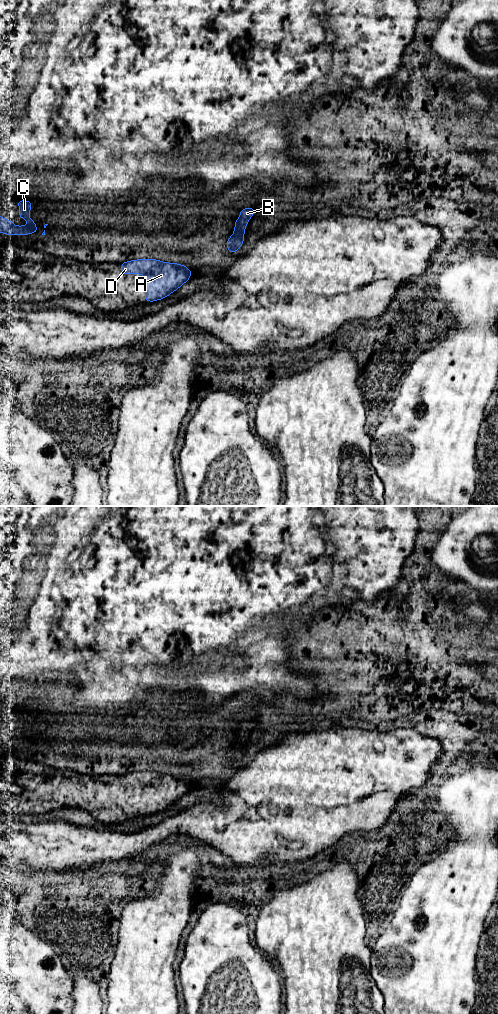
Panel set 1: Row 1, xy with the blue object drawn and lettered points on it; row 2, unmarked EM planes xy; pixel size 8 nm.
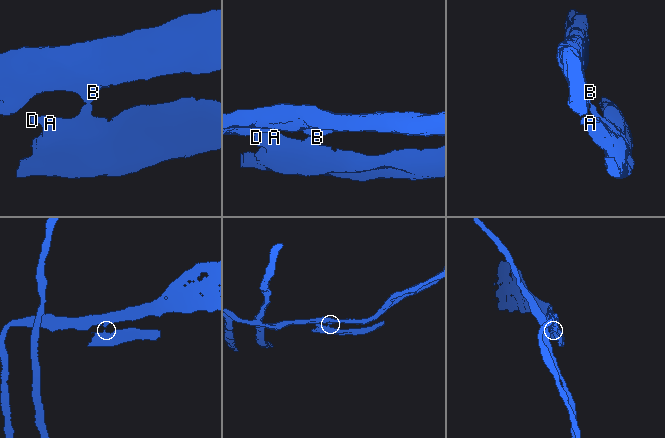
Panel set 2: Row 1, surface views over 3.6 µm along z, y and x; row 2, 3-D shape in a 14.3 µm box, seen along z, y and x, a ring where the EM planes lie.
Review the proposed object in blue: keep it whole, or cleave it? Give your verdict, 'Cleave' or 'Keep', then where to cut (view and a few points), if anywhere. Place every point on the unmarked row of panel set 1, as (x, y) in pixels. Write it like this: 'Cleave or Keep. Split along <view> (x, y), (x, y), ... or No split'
Cleave. Split along xy (234, 745), (242, 747)

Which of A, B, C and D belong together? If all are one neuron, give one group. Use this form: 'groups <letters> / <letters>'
groups A D / B C

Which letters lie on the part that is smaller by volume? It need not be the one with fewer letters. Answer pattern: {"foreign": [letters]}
{"foreign": ["A", "D"]}

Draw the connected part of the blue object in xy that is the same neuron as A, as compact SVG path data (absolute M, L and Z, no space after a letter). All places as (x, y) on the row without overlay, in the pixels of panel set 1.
M138 771L121 775L122 786L145 787L146 814L157 813L181 799L192 787L184 777L156 771Z

